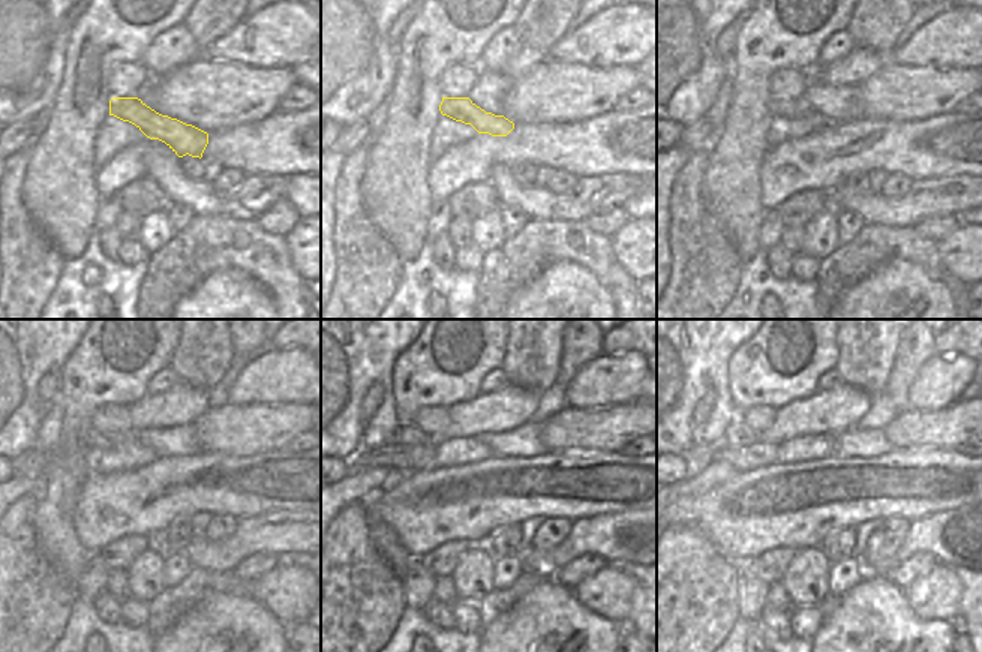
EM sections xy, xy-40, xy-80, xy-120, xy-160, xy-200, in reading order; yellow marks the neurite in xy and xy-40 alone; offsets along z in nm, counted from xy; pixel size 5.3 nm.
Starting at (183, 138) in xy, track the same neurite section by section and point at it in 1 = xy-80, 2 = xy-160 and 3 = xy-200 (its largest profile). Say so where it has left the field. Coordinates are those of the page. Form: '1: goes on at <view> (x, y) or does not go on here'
1: goes on at xy-80 (784, 107)
2: goes on at xy-160 (407, 433)
3: goes on at xy-200 (738, 433)

